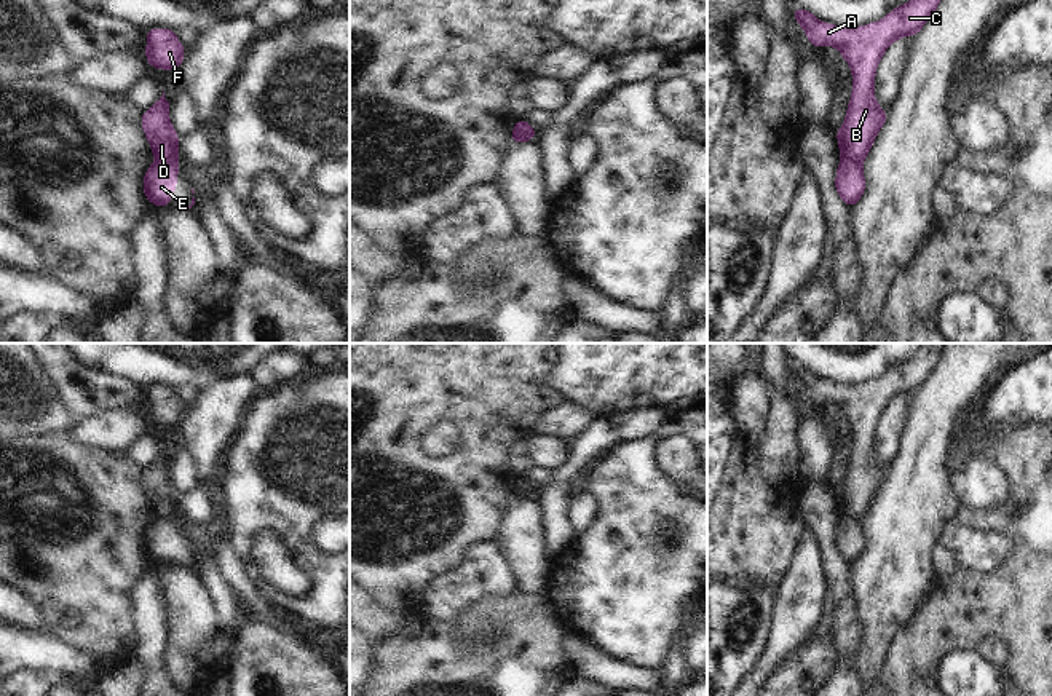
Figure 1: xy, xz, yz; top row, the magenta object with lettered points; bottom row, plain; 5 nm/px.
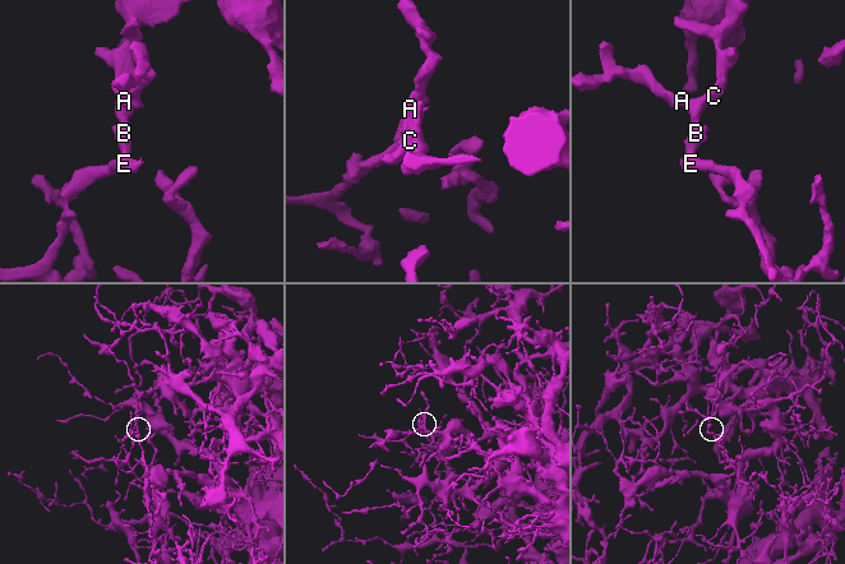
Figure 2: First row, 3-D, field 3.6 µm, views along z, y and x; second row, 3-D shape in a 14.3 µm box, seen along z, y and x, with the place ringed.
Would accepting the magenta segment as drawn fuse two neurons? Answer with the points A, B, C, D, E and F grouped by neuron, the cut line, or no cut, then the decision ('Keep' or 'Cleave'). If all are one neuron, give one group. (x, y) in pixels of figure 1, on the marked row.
Groups: A B C D F / E. Split along xy (157, 158), (174, 162). Cleave

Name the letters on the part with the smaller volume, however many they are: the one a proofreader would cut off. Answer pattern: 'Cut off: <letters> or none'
Cut off: E

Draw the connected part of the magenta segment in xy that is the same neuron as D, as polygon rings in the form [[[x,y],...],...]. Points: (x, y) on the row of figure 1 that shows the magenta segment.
[[[163,96],[158,102],[142,113],[142,128],[150,142],[153,156],[158,161],[177,161],[177,145],[179,136],[172,128],[172,123],[168,120],[171,104]]]

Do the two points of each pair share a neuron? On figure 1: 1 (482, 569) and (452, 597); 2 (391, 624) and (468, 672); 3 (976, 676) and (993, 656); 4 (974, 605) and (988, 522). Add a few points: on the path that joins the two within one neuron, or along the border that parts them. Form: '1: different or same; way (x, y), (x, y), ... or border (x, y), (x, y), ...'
1: same; way (474, 577), (460, 589)
2: different; border (422, 613), (396, 634), (382, 637), (377, 642)
3: different; border (974, 650), (1003, 671)
4: same; way (998, 583), (1019, 562), (1019, 540), (1012, 533)

